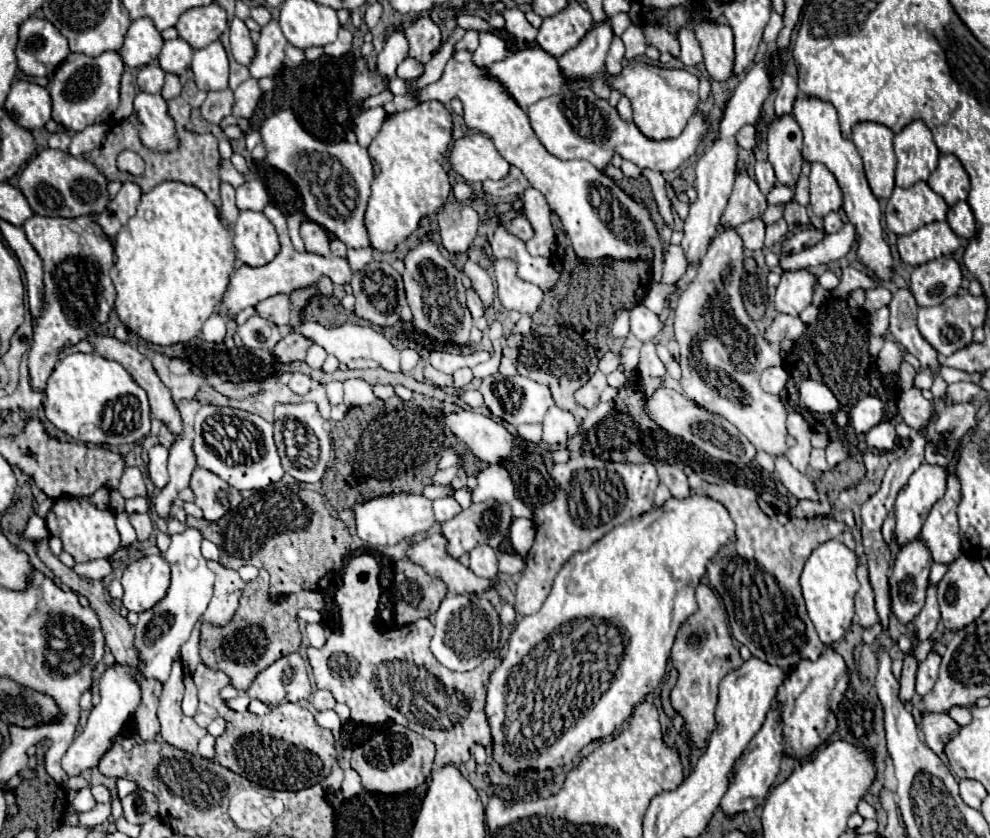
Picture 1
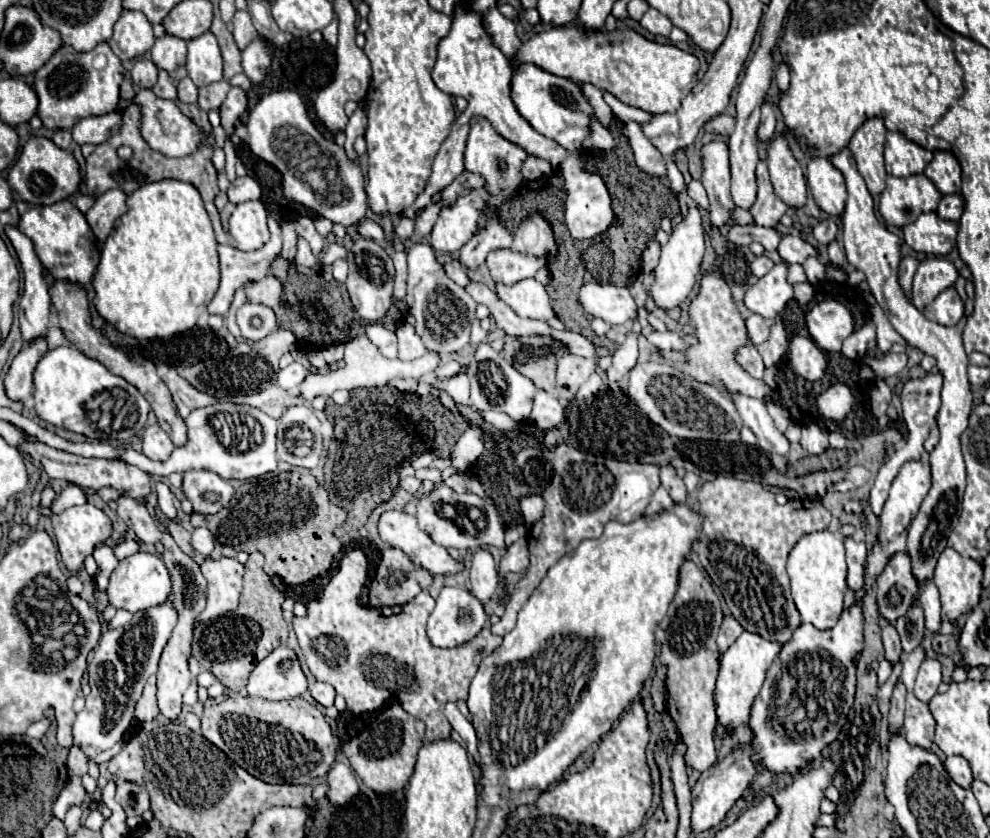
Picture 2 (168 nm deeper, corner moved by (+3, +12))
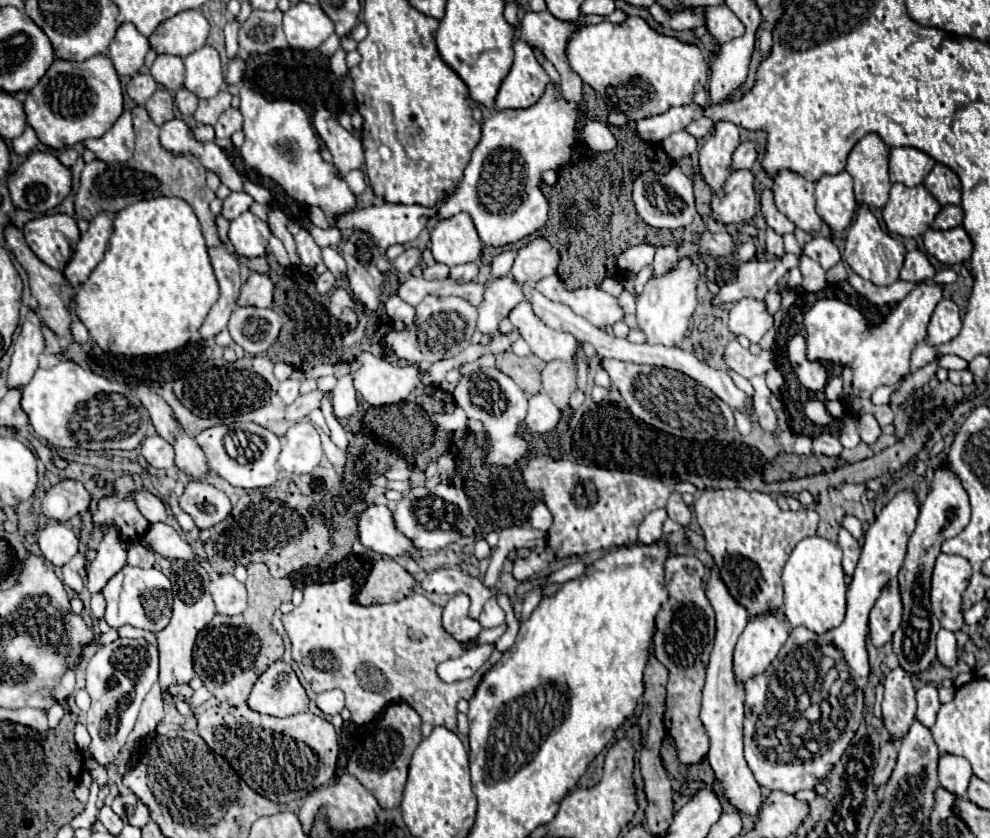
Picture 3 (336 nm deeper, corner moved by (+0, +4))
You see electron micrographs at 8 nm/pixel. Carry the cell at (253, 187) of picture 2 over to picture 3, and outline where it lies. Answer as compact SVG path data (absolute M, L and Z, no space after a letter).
M231 192L225 200L223 200L223 210L221 214L227 218L227 220L235 220L241 212L249 210L253 198L247 194L247 192Z

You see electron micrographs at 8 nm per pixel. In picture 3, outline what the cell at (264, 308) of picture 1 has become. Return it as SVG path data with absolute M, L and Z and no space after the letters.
M251 272L249 278L241 286L241 294L237 300L239 306L259 306L269 308L273 304L273 282L265 274Z

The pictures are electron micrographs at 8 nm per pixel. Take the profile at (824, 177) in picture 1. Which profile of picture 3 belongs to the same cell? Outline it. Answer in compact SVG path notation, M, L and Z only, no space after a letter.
M839 172L835 176L823 176L815 182L815 200L817 214L831 226L831 230L843 232L849 228L855 216L855 196L853 196L853 180L847 172Z

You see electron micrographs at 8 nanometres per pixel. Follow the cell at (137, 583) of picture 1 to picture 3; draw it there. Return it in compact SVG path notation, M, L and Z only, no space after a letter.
M123 566L101 590L105 598L105 622L111 628L121 628L125 624L147 630L147 632L161 632L171 618L173 606L173 592L169 578L157 568L137 568L137 566Z

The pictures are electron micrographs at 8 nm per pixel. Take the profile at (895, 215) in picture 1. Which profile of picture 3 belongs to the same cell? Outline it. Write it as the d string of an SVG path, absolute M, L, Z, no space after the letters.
M893 184L889 202L883 208L883 220L891 232L895 232L903 238L919 238L933 224L939 210L941 210L939 202L925 190L925 186L907 188L903 184Z

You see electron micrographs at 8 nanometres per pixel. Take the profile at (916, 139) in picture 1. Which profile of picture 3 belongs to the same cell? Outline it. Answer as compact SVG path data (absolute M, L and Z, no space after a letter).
M891 148L891 158L889 158L889 174L891 182L901 182L905 186L919 186L923 184L925 176L931 172L935 166L935 160L917 150L917 148Z

